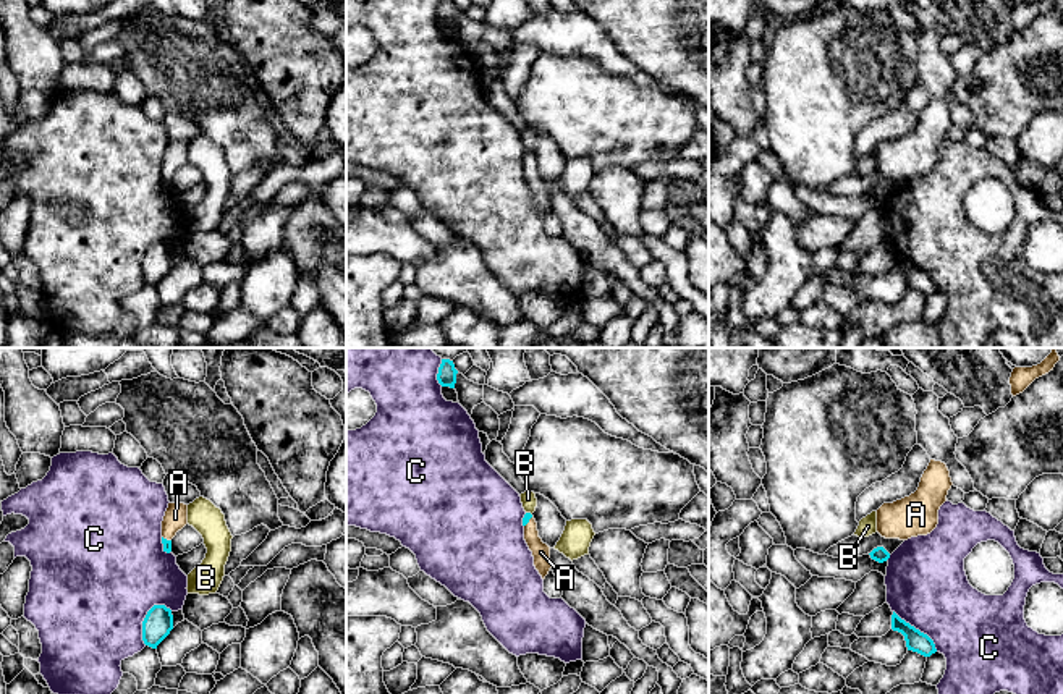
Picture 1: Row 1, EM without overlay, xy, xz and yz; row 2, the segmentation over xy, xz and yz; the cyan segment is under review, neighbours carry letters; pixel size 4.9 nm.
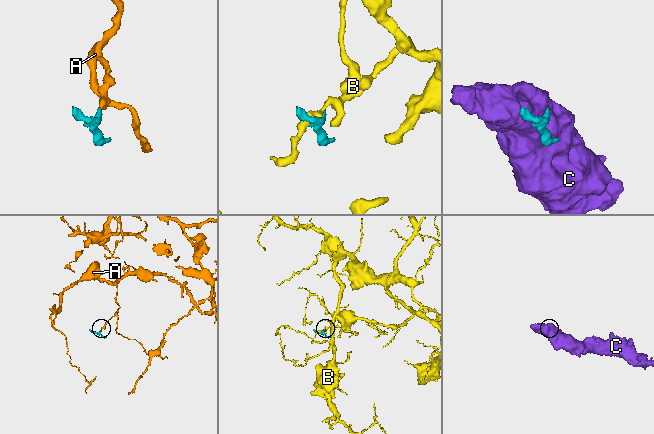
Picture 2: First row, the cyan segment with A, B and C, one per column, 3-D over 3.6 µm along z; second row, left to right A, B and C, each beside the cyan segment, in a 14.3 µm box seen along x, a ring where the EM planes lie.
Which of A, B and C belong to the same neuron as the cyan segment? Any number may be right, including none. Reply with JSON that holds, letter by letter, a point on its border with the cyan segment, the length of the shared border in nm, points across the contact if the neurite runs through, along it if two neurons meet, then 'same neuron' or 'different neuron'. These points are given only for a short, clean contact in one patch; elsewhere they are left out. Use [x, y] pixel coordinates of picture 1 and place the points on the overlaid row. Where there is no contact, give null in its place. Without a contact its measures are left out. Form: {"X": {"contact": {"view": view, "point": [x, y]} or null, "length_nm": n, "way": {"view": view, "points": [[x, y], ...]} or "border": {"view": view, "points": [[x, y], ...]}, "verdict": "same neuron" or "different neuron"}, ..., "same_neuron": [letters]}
{"A": {"contact": {"view": "xz", "point": [528, 521]}, "length_nm": 70, "way": {"view": "xz", "points": [[528, 516], [528, 521], [531, 537], [541, 552]]}, "verdict": "same neuron"}, "B": {"contact": {"view": "xz", "point": [529, 513]}, "length_nm": 40, "verdict": "different neuron"}, "C": {"contact": {"view": "xy", "point": [144, 620]}, "length_nm": 220, "verdict": "different neuron"}, "same_neuron": ["A"]}

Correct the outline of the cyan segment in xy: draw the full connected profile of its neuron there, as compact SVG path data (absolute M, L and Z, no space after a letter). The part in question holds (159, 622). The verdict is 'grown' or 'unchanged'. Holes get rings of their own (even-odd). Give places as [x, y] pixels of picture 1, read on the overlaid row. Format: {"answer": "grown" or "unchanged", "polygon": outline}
{"answer": "unchanged", "polygon": "M154 605L142 621L142 641L146 645L157 649L157 645L173 629L172 610L165 605Z"}

